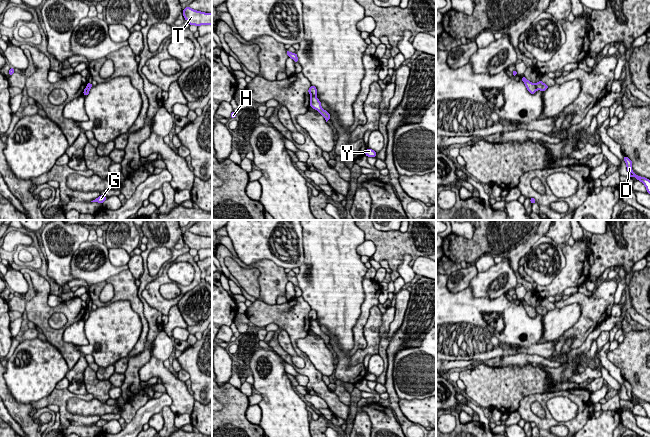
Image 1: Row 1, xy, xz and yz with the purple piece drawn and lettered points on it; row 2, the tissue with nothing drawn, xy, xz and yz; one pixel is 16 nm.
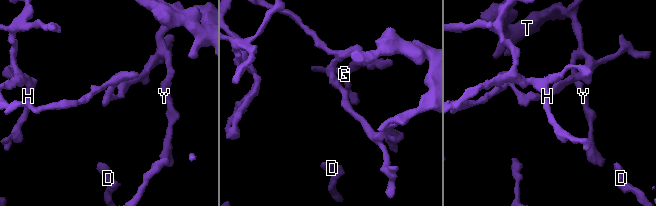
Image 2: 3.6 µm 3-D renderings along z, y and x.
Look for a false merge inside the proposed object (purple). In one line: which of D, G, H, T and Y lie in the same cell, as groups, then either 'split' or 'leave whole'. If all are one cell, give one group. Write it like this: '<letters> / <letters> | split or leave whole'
D G H / T Y | split

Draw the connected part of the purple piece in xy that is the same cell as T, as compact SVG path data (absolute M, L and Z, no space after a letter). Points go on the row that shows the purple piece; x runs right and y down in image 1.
M187 6L183 9L183 16L190 25L212 25L212 13L196 11Z

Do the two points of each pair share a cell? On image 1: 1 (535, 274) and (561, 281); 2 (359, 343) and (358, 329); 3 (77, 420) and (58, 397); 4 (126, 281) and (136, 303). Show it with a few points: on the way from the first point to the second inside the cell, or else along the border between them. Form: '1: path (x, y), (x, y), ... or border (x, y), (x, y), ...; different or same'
1: border (564, 257), (564, 266), (544, 287); different
2: path (359, 340), (358, 332); same
3: path (70, 417), (62, 409), (62, 404); same
4: path (126, 286), (126, 289), (133, 298); same

